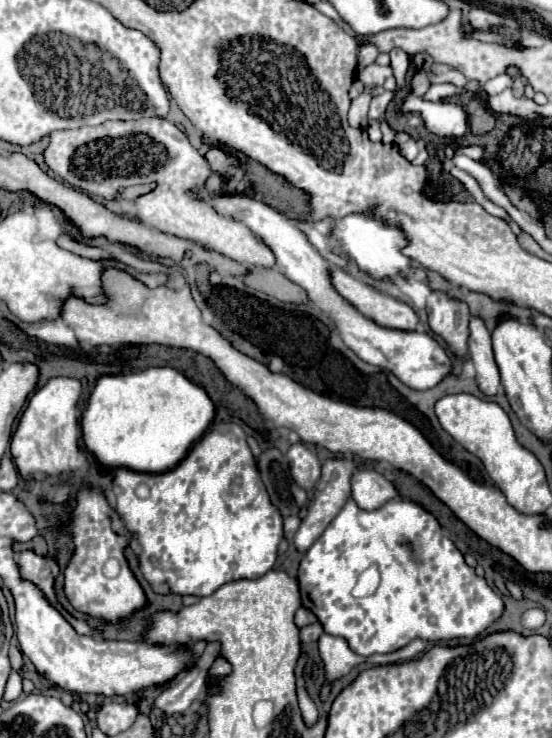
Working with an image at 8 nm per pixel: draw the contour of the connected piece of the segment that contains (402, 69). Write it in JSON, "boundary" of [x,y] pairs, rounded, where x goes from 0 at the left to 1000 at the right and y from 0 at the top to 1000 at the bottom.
{"boundary":[[[716,65],[716,70],[708,70],[708,92],[712,92],[712,103],[719,106],[719,111],[730,114],[737,92],[741,92],[741,73]]]}

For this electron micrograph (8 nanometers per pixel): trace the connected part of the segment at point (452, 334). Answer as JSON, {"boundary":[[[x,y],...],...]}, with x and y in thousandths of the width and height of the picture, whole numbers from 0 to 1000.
{"boundary":[[[781,396],[781,404],[774,407],[774,425],[777,425],[777,444],[810,463],[817,480],[842,485],[850,461],[846,412],[817,407],[803,396]]]}

